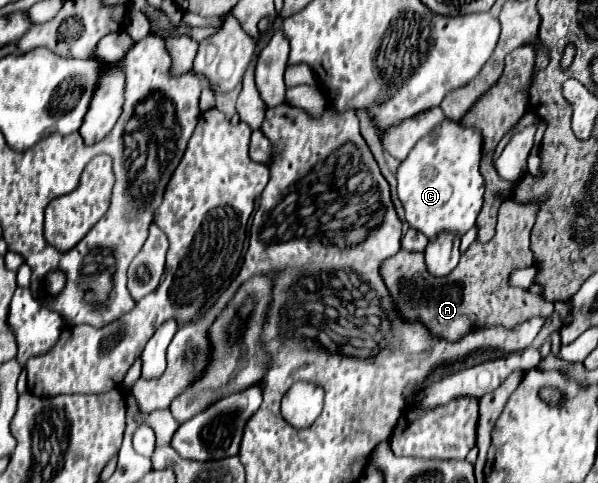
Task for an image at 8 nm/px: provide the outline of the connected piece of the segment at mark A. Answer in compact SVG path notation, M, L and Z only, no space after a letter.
M546 196L528 204L506 200L498 212L494 238L486 244L474 240L468 250L462 252L458 266L448 276L436 278L428 274L424 252L400 250L396 256L384 260L380 272L392 298L396 298L400 314L404 314L404 318L408 320L418 318L432 330L432 334L440 338L460 338L460 334L464 334L464 330L468 330L472 322L504 322L504 326L514 326L516 322L524 322L524 318L550 316L554 310L552 302L528 290L510 286L510 270L536 266L534 254L530 250L530 230L544 202Z

